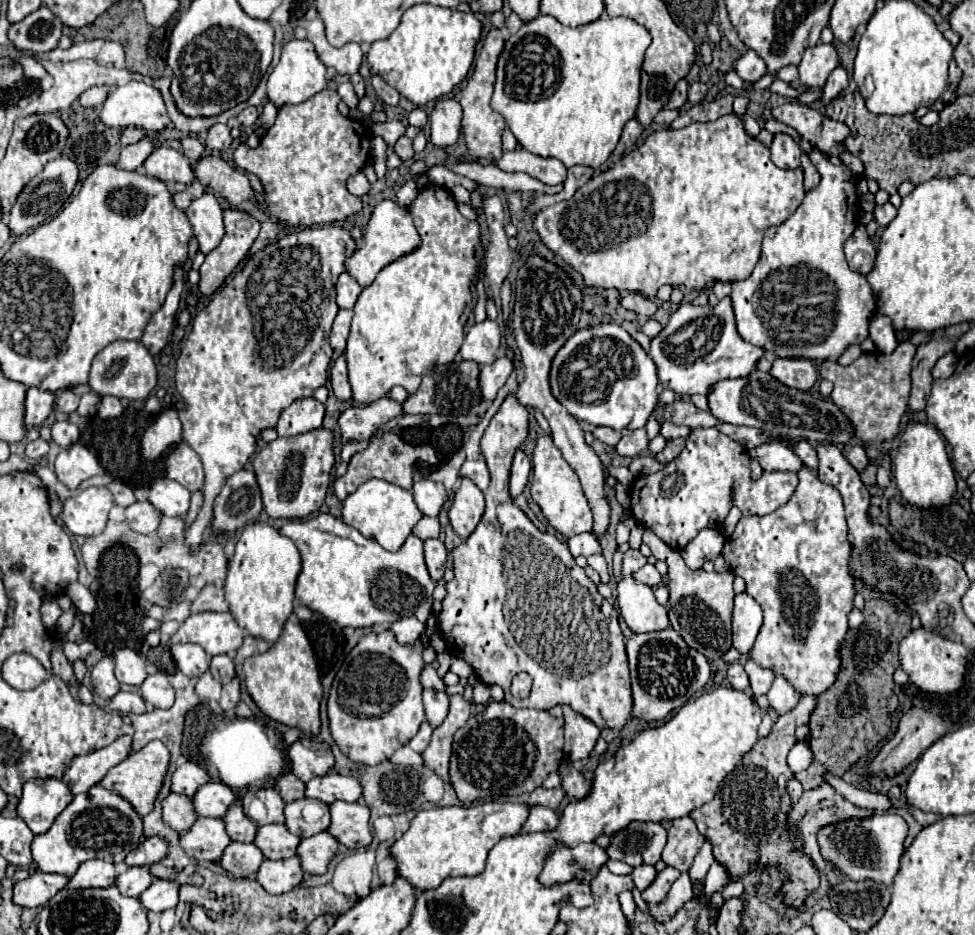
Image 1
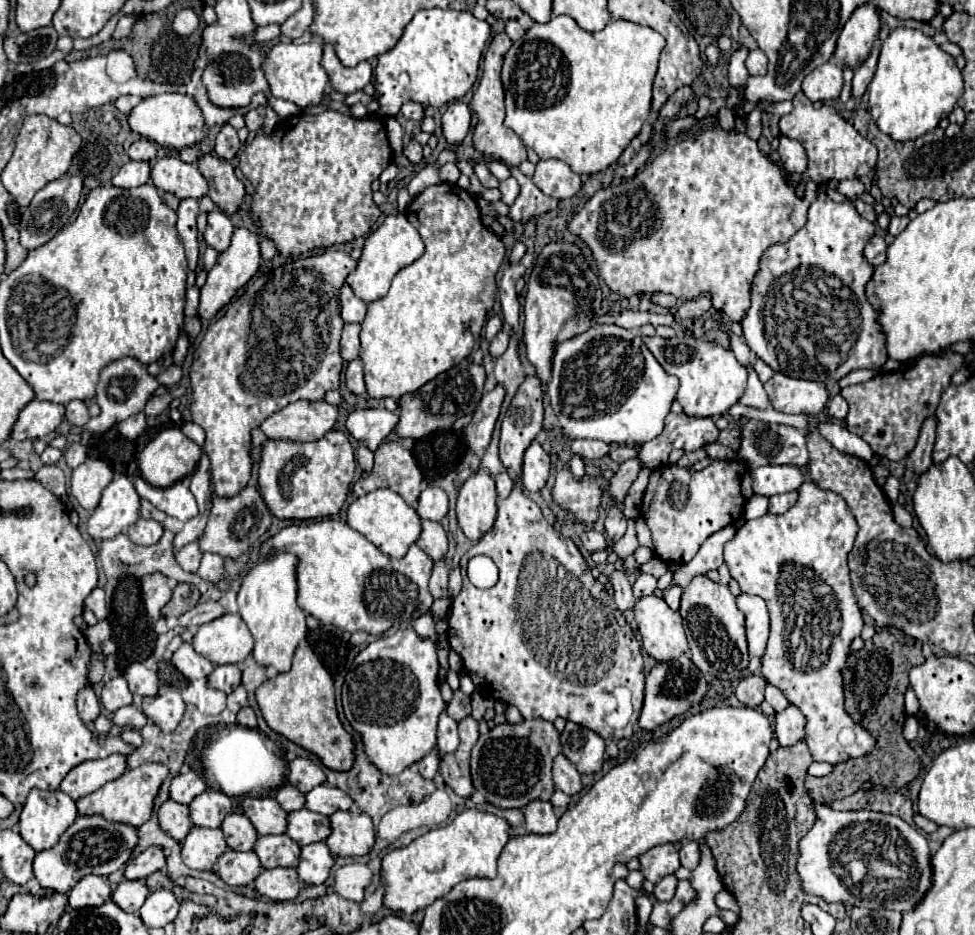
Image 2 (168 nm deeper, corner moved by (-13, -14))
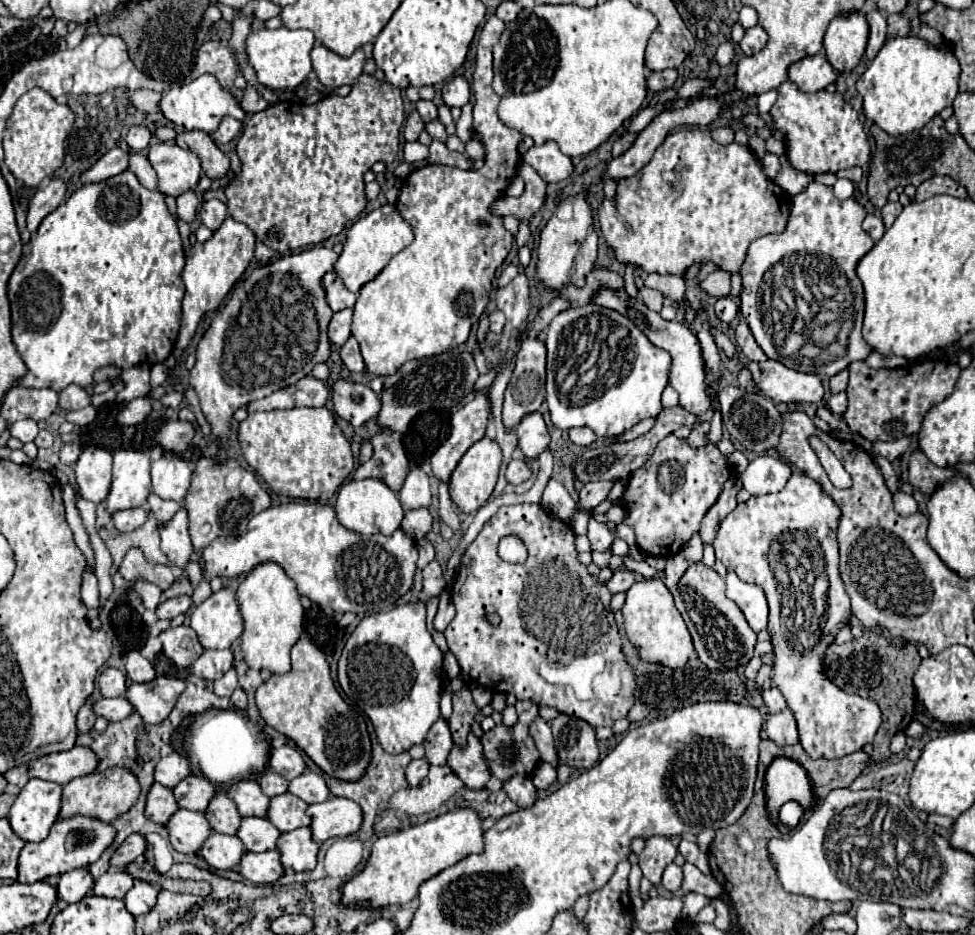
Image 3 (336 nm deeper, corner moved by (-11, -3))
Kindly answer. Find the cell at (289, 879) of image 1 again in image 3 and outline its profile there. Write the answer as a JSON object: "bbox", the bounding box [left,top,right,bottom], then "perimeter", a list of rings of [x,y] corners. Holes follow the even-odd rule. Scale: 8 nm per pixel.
{"bbox":[239,851,285,885],"perimeter":[[[279,851],[245,853],[239,867],[241,867],[241,875],[255,885],[273,885],[285,873]]]}

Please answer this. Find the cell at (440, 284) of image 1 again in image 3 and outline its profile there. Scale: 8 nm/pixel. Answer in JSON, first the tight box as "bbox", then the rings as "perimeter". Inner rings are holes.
{"bbox":[353,15,523,377],"perimeter":[[[493,15],[483,25],[471,83],[474,95],[473,129],[481,137],[481,143],[485,145],[485,151],[487,151],[483,169],[459,171],[447,165],[425,165],[413,171],[413,175],[409,175],[401,187],[399,211],[405,217],[405,221],[411,225],[415,233],[415,241],[409,247],[405,247],[399,255],[395,255],[389,261],[389,265],[371,283],[361,287],[357,295],[355,315],[353,315],[353,337],[359,341],[365,367],[371,375],[377,375],[377,377],[395,375],[395,371],[409,359],[433,357],[433,355],[445,353],[453,345],[465,343],[471,333],[469,313],[471,309],[485,309],[495,271],[497,267],[501,267],[501,263],[505,261],[511,249],[513,235],[503,227],[501,217],[495,217],[489,213],[489,205],[497,197],[501,197],[503,189],[517,173],[517,165],[515,165],[519,161],[517,145],[523,139],[519,131],[509,129],[497,117],[499,95],[493,91],[492,49],[499,41],[503,29],[505,29],[505,23]]]}

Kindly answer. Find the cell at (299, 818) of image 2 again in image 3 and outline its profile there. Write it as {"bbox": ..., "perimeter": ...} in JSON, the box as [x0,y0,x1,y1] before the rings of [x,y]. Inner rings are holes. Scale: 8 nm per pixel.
{"bbox":[267,793,311,833],"perimeter":[[[283,793],[271,799],[269,803],[269,815],[267,819],[283,833],[299,829],[299,827],[309,827],[311,819],[307,815],[307,803],[291,793]]]}

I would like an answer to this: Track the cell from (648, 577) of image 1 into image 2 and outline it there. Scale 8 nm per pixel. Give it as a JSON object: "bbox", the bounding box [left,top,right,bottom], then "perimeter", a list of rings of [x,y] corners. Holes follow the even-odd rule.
{"bbox":[633,574,657,598],"perimeter":[[[639,574],[639,578],[635,580],[633,584],[633,594],[635,598],[641,598],[641,596],[649,596],[657,590],[657,578],[651,576],[651,574]]]}

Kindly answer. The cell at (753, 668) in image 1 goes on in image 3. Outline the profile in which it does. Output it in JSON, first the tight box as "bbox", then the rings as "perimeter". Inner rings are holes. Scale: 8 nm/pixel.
{"bbox":[763,685,787,713],"perimeter":[[[775,685],[763,689],[763,701],[765,701],[769,713],[777,713],[777,711],[783,711],[783,707],[787,707],[785,697],[781,695],[781,691]]]}

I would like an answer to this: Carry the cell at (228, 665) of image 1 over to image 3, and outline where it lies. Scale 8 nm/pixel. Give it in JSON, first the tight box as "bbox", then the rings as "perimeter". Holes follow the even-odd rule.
{"bbox":[193,649,233,681],"perimeter":[[[231,649],[223,651],[205,651],[195,663],[193,663],[193,673],[201,679],[215,681],[221,679],[229,669],[233,667],[233,653]]]}

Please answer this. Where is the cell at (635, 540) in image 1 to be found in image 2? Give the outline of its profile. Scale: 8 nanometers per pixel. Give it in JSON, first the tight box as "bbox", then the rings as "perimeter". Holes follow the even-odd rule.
{"bbox":[613,518,639,560],"perimeter":[[[635,518],[627,520],[627,532],[623,534],[623,538],[619,538],[613,544],[613,552],[619,556],[619,560],[625,560],[627,556],[631,556],[635,552],[635,548],[639,546],[637,542],[637,534],[635,534]]]}

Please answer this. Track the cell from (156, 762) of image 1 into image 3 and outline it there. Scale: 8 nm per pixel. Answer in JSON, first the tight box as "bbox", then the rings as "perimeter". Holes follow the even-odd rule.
{"bbox":[59,767,141,823],"perimeter":[[[109,767],[99,773],[89,773],[63,785],[63,807],[61,807],[59,817],[65,819],[71,815],[89,815],[105,823],[111,823],[117,817],[125,815],[137,803],[139,793],[141,793],[139,779],[127,767]]]}

